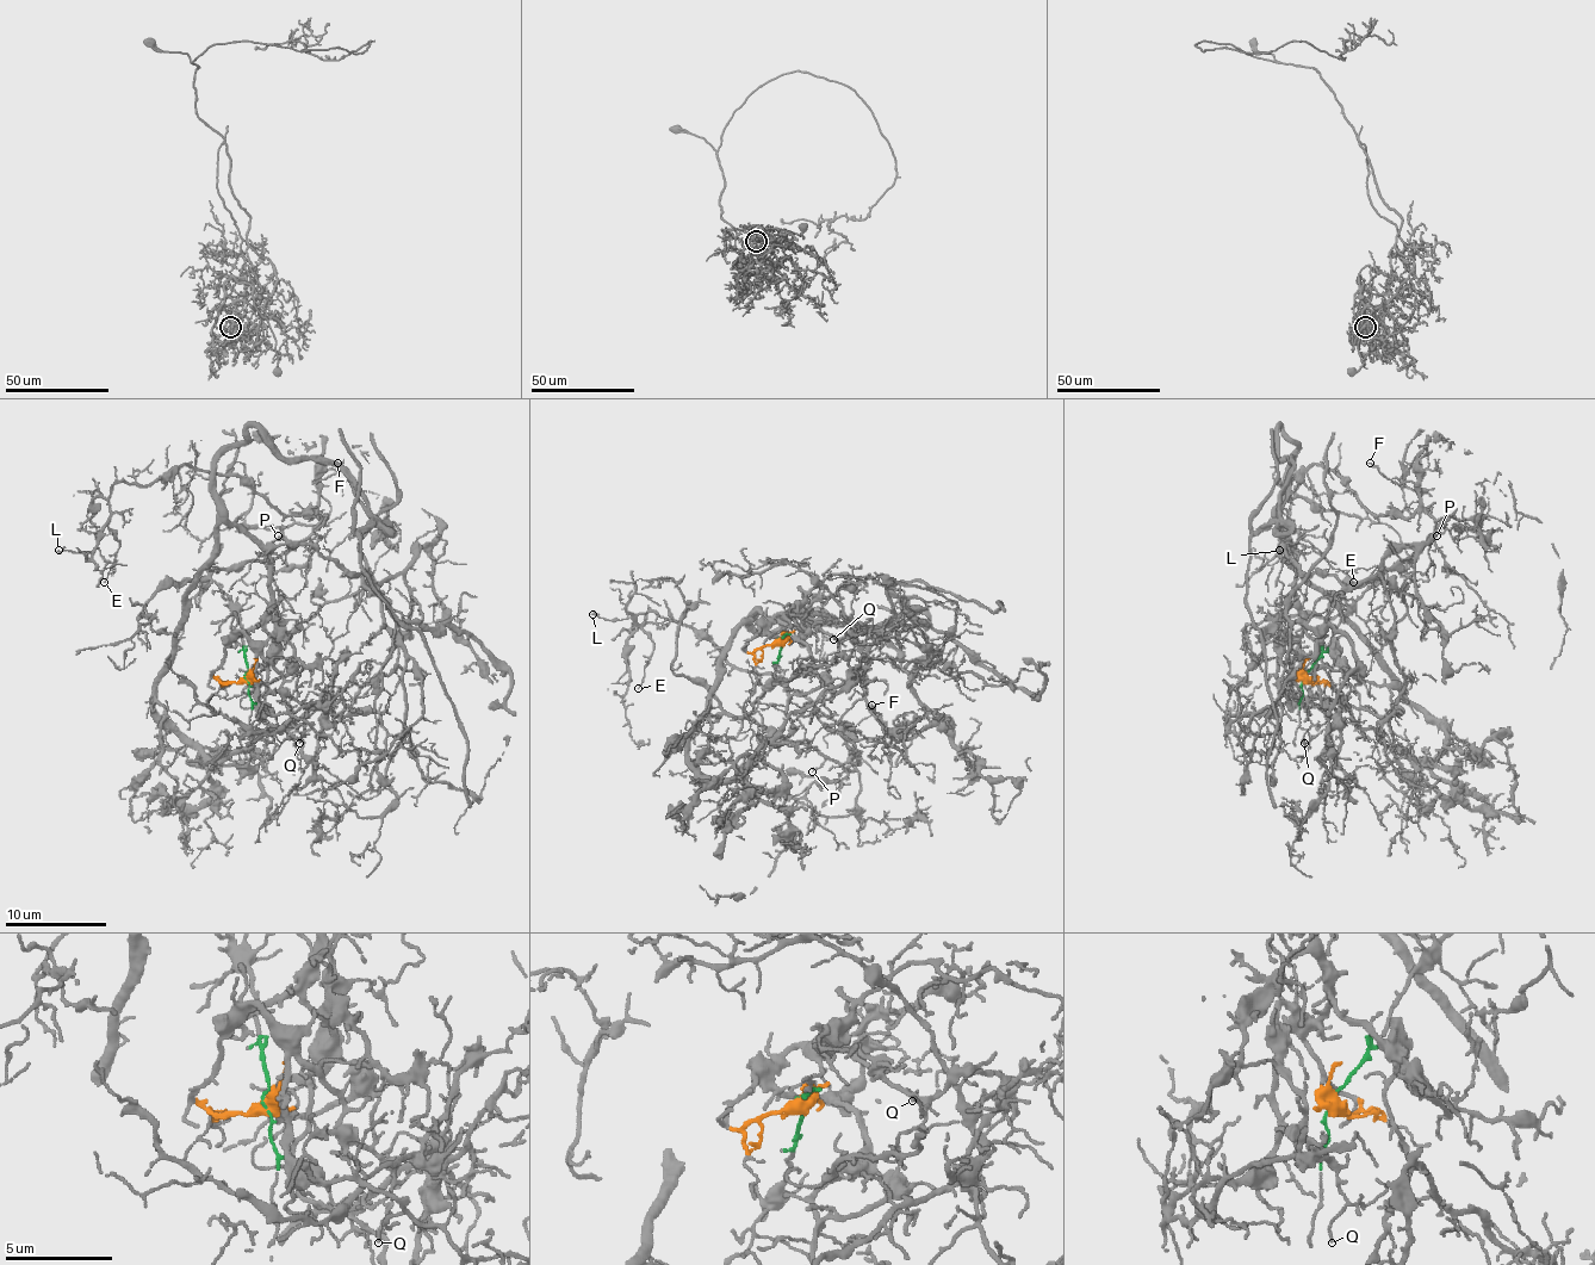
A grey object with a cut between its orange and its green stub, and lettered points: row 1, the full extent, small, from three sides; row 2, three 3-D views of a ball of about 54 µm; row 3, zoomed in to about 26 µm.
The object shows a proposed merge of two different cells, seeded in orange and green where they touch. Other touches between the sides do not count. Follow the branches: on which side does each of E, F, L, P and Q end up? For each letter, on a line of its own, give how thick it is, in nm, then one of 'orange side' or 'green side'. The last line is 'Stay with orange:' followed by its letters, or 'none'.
E: 80 nm | green side
F: 120 nm | green side
L: 150 nm | green side
P: 100 nm | green side
Q: 80 nm | orange side
Stay with orange: Q

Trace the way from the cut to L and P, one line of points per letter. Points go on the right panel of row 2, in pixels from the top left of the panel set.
L: (1303, 675), (1348, 607), (1434, 532), (1414, 512), (1371, 514), (1311, 466), (1276, 484), (1291, 503), (1278, 550)
P: (1303, 675), (1328, 645), (1334, 627), (1348, 607), (1382, 575), (1409, 559), (1438, 537)

